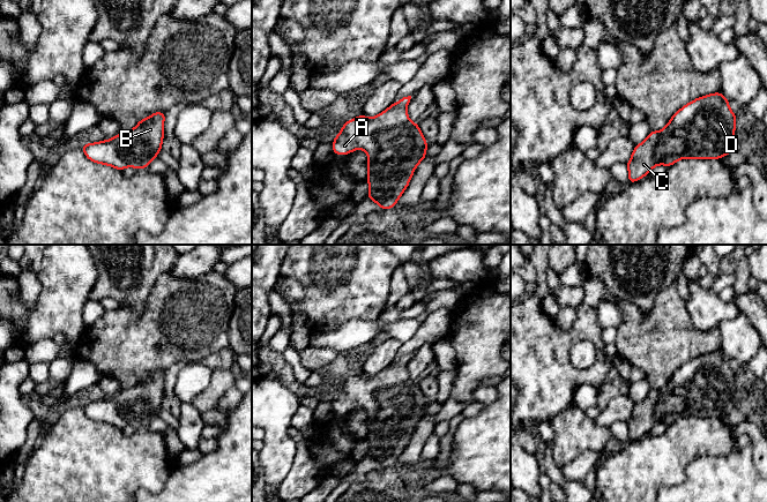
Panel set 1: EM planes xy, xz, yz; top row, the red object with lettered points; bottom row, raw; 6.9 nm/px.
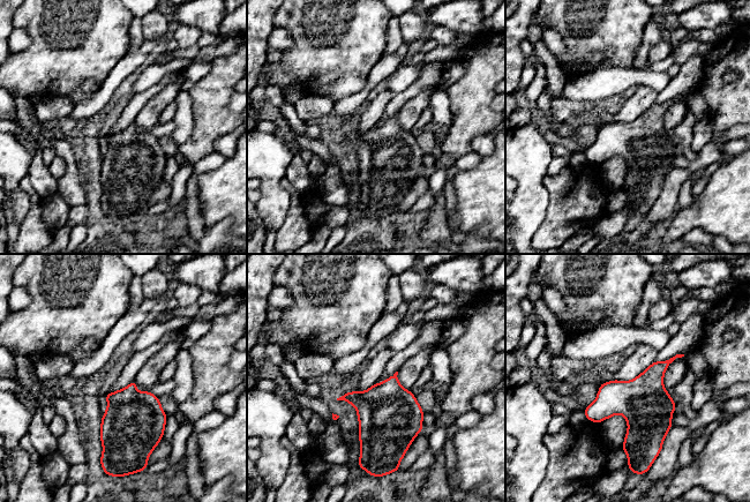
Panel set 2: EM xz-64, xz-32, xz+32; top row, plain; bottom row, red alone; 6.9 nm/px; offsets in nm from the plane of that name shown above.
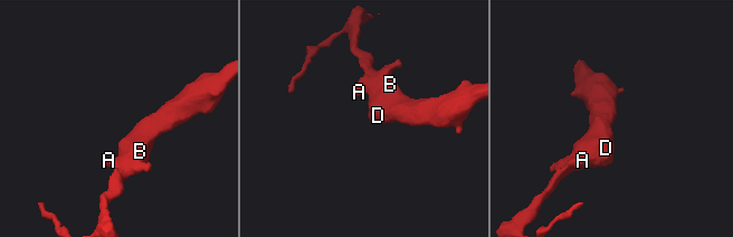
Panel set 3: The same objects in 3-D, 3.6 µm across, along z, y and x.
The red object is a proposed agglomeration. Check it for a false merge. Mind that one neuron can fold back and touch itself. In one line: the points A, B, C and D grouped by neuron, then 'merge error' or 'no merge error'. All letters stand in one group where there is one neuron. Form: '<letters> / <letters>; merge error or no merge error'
A B C D; no merge error

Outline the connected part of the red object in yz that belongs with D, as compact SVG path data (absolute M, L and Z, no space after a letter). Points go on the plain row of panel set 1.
M709 352L684 364L660 390L651 389L647 397L635 403L627 420L628 441L646 435L656 424L672 425L679 418L720 418L734 410L736 372L730 368L723 352Z

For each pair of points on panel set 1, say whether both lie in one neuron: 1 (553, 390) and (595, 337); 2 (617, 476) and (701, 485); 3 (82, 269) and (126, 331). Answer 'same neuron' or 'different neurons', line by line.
1: same neuron
2: different neurons
3: different neurons

